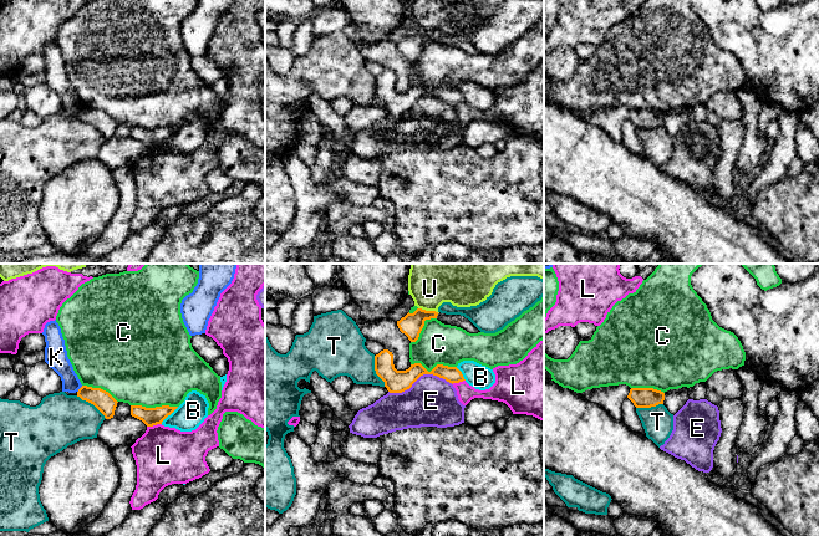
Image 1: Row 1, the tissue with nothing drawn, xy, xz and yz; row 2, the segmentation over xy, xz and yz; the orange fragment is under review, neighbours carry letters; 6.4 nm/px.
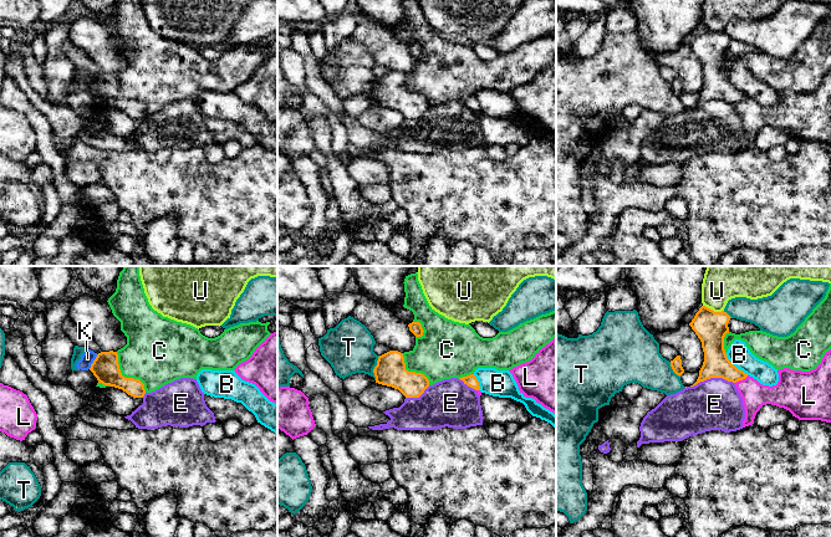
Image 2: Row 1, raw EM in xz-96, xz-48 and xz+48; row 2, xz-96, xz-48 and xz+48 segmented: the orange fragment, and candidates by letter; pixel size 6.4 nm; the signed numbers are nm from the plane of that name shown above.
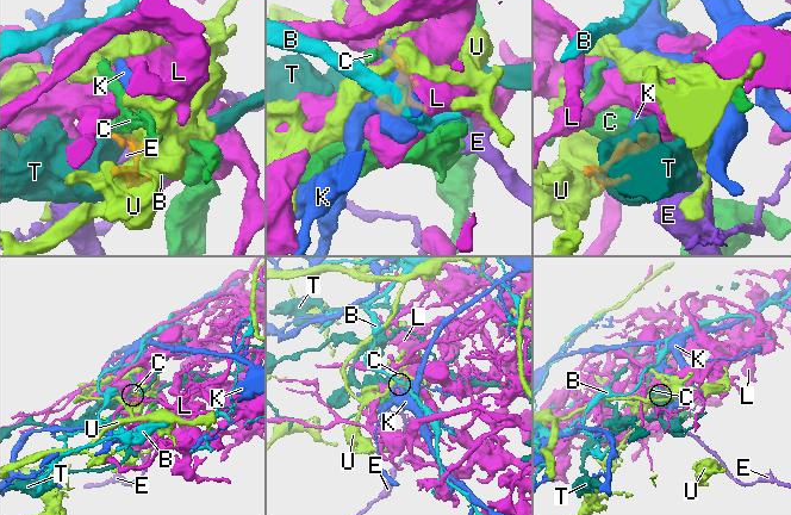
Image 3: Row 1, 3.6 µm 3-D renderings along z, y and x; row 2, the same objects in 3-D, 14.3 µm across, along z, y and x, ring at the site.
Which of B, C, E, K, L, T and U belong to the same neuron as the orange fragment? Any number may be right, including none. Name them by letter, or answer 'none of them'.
none of them

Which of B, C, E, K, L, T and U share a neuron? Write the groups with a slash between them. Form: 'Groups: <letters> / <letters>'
Groups: B / C / E / K / L / T / U

